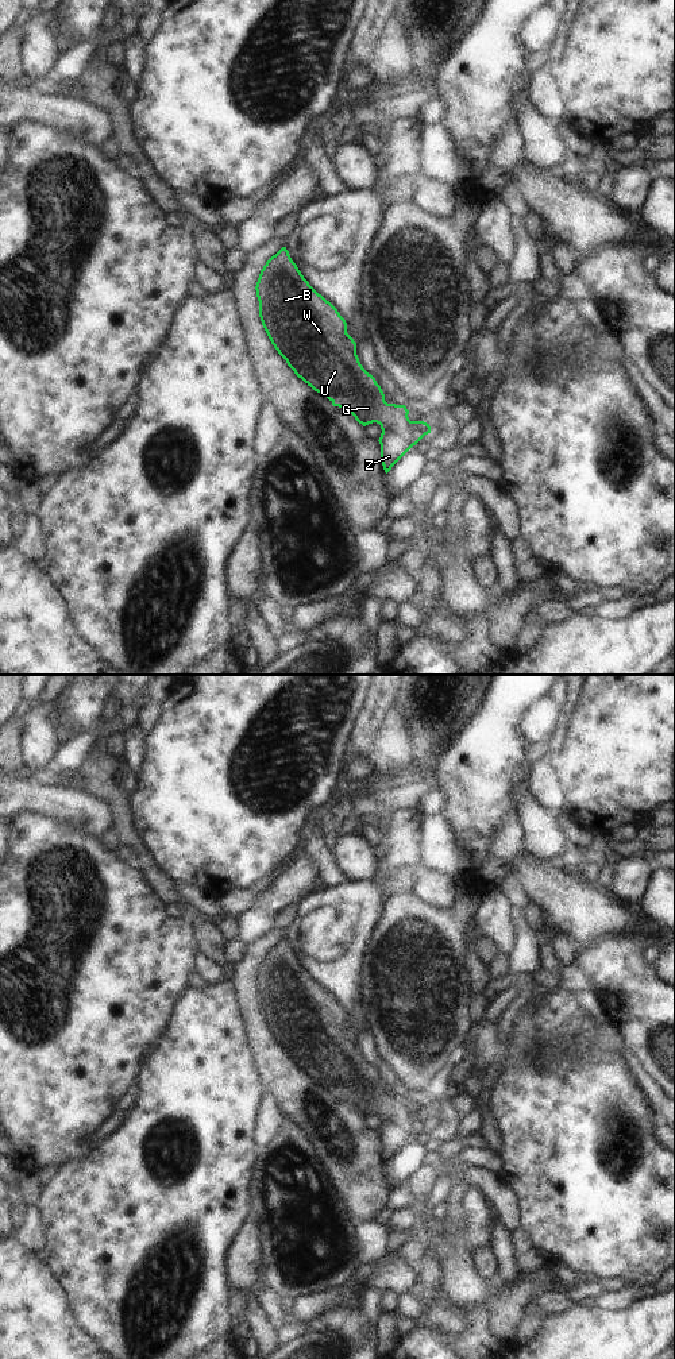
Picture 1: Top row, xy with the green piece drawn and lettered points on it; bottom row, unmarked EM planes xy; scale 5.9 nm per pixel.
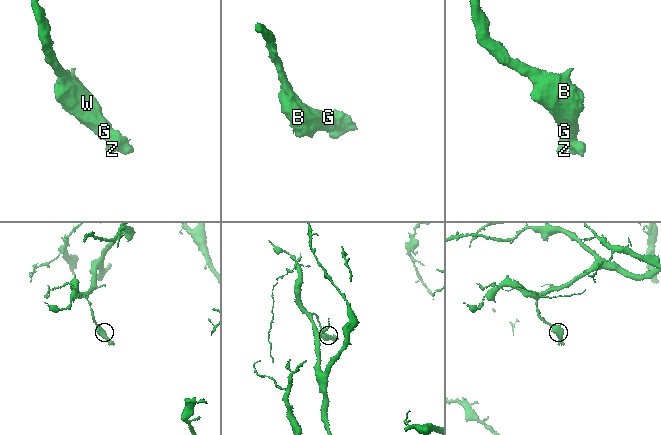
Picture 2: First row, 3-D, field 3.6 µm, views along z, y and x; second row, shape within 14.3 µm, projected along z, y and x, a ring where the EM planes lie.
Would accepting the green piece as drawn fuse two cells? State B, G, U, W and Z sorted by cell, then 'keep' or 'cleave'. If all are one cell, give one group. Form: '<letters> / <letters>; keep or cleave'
B G U W Z; keep

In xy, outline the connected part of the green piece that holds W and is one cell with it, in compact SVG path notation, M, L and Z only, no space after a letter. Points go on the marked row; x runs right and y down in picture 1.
M286 247L273 255L261 270L256 286L259 317L278 354L294 374L333 406L352 414L363 426L381 425L381 463L387 474L392 467L425 435L429 424L410 421L405 405L387 404L381 386L369 374L356 355L356 343L347 333L347 323L338 309L319 294L292 260Z

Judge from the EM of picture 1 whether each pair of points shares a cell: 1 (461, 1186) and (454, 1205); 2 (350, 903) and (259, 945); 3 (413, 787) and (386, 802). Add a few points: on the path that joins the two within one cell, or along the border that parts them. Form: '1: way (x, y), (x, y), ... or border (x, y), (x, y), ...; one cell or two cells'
1: way (458, 1190), (454, 1201); one cell
2: border (284, 929), (285, 937); two cells
3: way (407, 794), (402, 798), (393, 799); one cell

